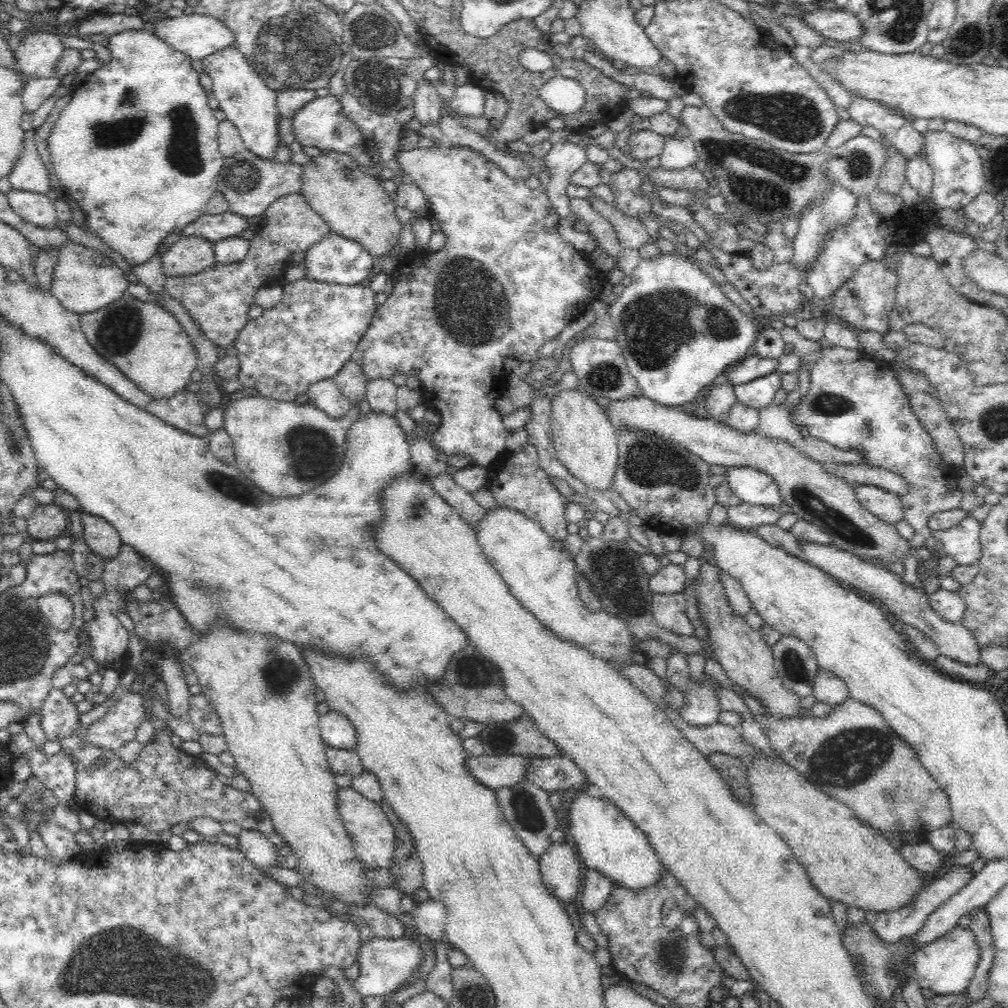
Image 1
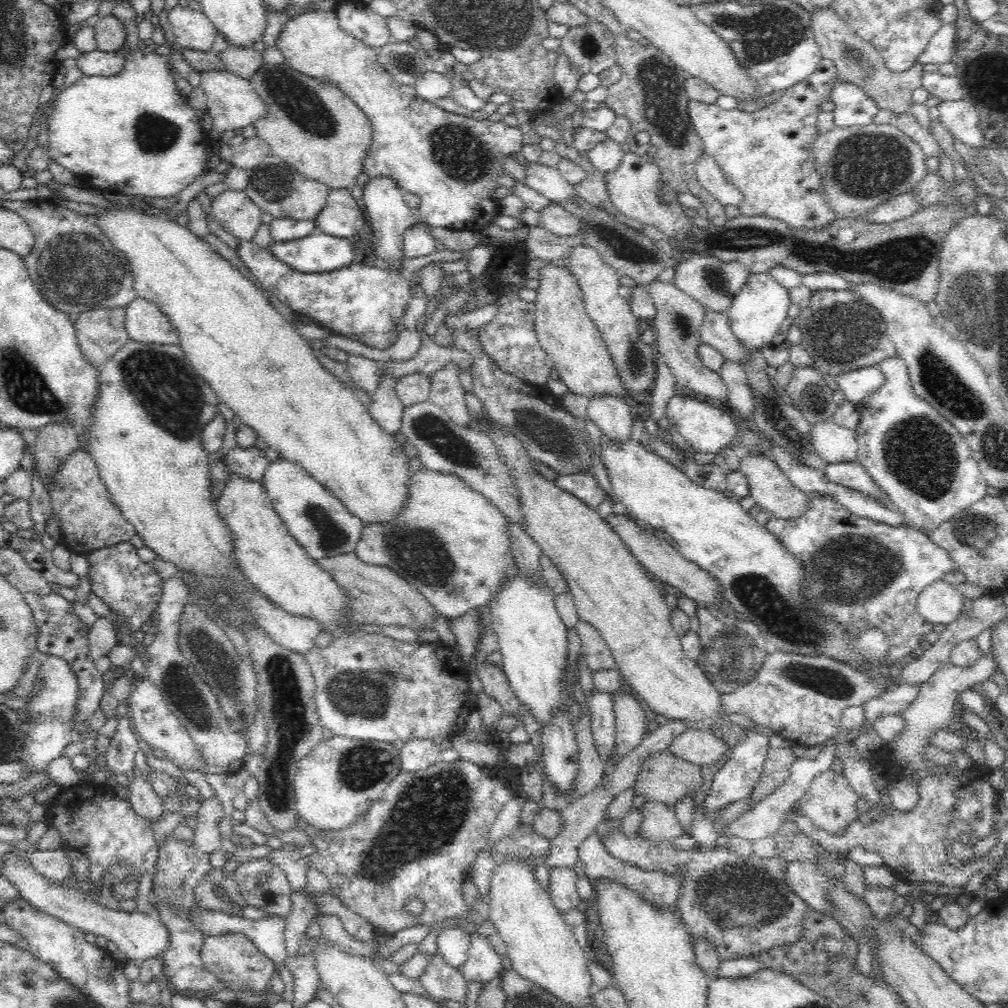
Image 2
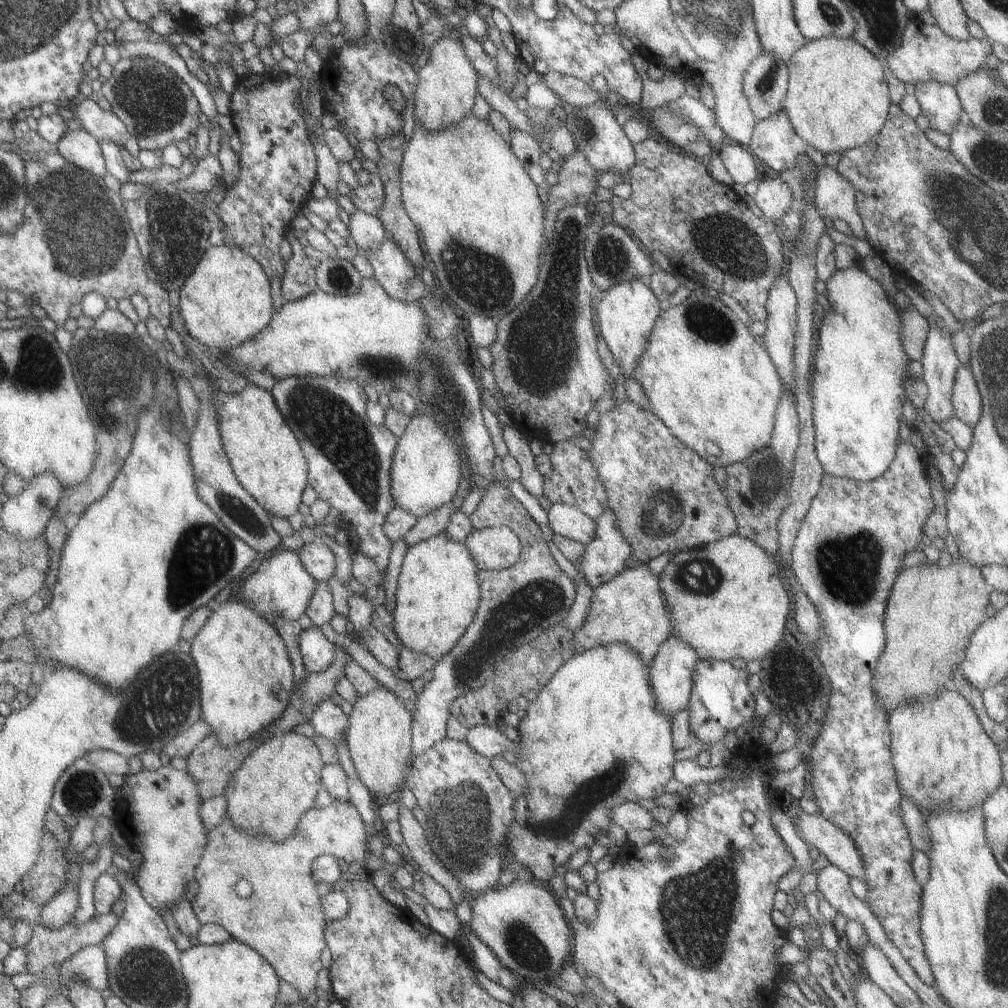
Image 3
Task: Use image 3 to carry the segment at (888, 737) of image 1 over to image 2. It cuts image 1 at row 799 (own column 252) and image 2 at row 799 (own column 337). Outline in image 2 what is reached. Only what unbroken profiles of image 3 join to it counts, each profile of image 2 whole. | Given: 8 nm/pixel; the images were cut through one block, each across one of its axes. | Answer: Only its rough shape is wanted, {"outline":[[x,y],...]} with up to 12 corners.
{"outline":[[843,774],[816,776],[793,814],[842,836],[857,820]]}

